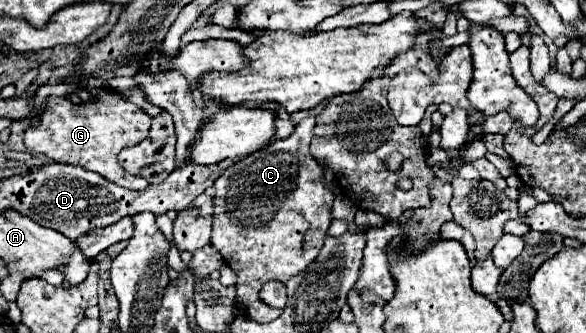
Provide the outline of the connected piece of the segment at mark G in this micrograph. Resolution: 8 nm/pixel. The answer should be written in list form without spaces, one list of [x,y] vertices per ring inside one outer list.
[[[79,89],[67,97],[49,97],[47,109],[41,117],[41,125],[25,131],[25,147],[33,153],[41,153],[57,163],[75,163],[89,171],[99,173],[103,179],[125,187],[141,191],[149,183],[141,177],[125,173],[117,161],[121,149],[139,145],[151,127],[151,117],[131,101],[115,93],[105,93],[107,101],[95,101],[95,89]]]

